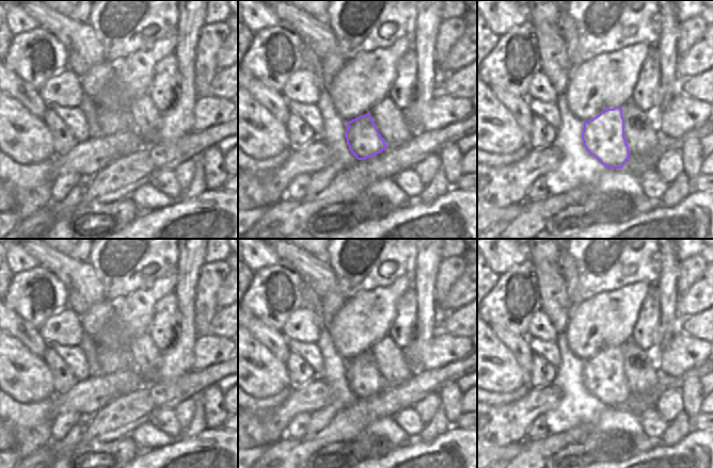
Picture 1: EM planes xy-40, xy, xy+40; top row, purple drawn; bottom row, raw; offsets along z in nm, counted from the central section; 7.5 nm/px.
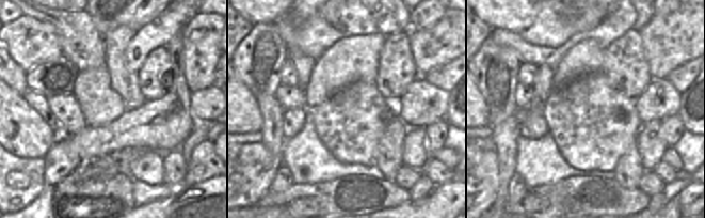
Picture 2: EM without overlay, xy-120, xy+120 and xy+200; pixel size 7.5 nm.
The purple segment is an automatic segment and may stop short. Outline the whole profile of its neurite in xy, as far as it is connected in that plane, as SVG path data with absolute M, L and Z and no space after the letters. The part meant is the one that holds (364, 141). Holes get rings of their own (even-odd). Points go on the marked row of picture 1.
M370 113L347 122L345 138L349 150L358 160L371 158L387 147Z

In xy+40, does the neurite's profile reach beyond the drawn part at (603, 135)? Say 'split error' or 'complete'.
complete

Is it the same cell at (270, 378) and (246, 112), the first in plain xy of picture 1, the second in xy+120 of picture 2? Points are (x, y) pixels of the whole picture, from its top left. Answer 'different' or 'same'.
same

